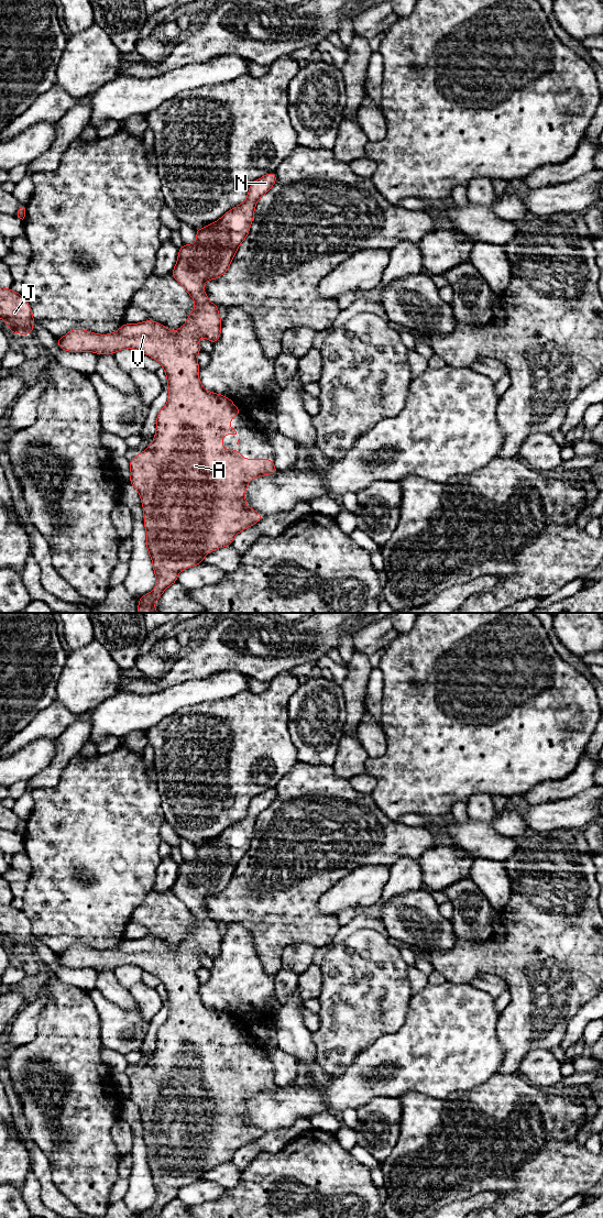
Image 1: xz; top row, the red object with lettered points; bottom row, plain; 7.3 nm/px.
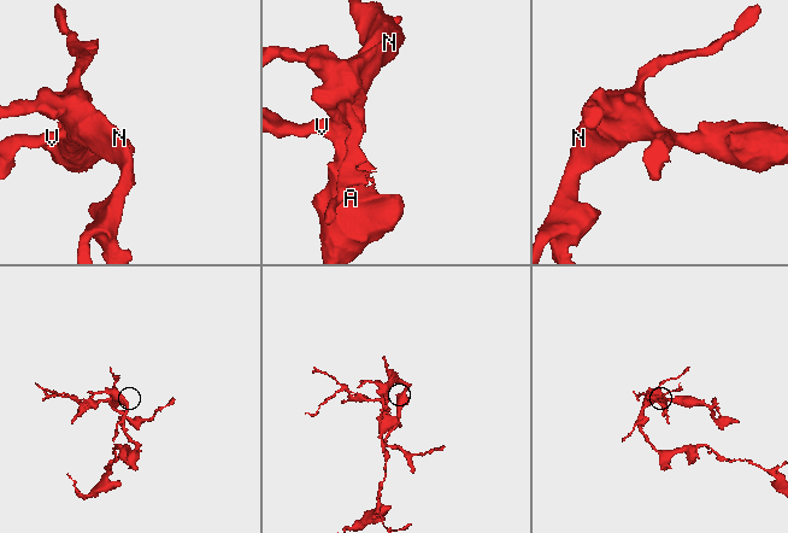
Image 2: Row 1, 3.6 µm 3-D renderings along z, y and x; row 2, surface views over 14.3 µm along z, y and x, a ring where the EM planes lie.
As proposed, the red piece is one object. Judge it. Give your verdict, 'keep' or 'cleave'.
keep

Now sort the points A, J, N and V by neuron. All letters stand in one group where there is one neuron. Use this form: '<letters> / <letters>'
A J N V

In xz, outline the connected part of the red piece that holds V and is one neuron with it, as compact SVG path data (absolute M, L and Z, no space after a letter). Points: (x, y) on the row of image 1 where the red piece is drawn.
M275 172L251 183L246 200L226 212L218 221L196 230L197 242L183 244L178 250L177 263L172 271L173 277L187 290L195 301L196 308L189 312L187 321L177 331L173 332L167 327L152 320L140 323L123 323L110 334L97 334L84 329L72 329L61 339L57 345L68 352L94 352L96 354L114 354L123 349L136 349L157 360L164 369L168 385L168 400L158 412L156 418L156 432L153 442L139 456L129 461L131 469L130 484L140 493L144 512L144 527L146 530L146 549L151 556L153 570L156 577L156 586L150 593L139 597L138 613L158 613L153 606L162 593L177 582L178 573L189 567L200 564L204 557L221 547L231 546L234 537L240 531L264 519L264 517L250 508L245 503L246 484L256 476L276 474L279 470L274 467L273 459L242 459L235 450L222 448L224 434L239 438L239 429L230 429L229 424L242 410L233 402L217 393L211 393L201 386L198 377L199 364L197 354L201 351L198 337L205 337L210 343L220 339L221 318L219 308L209 301L204 292L204 284L209 279L217 279L224 274L239 248L250 232L254 219L254 209L257 200L275 184Z

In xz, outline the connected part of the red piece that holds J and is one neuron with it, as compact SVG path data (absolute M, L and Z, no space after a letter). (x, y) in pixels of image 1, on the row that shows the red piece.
M0 288L0 318L2 318L12 333L32 334L32 308L21 294L11 288Z

